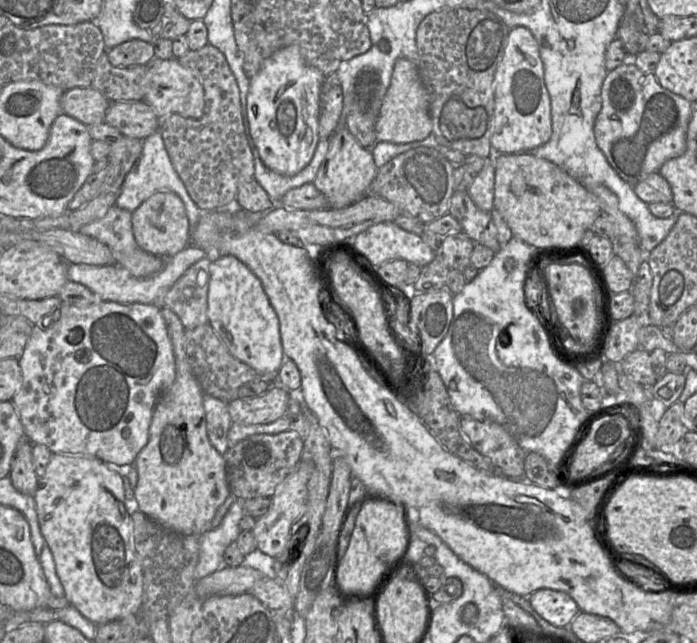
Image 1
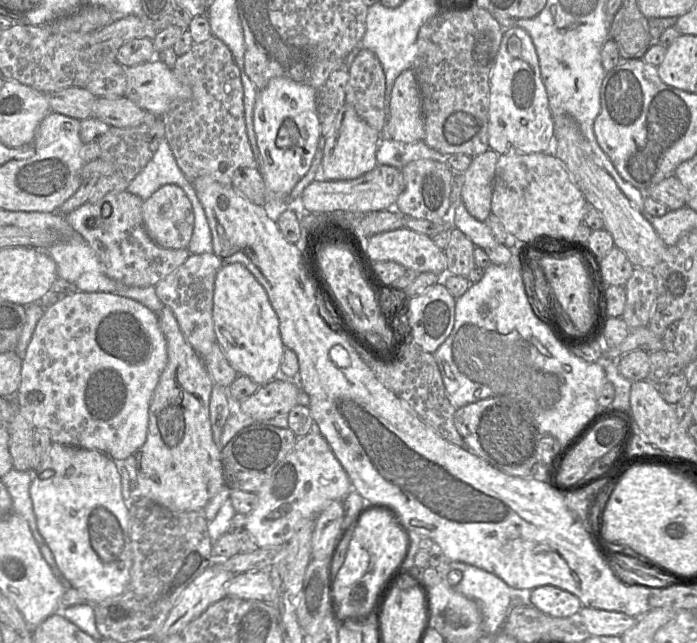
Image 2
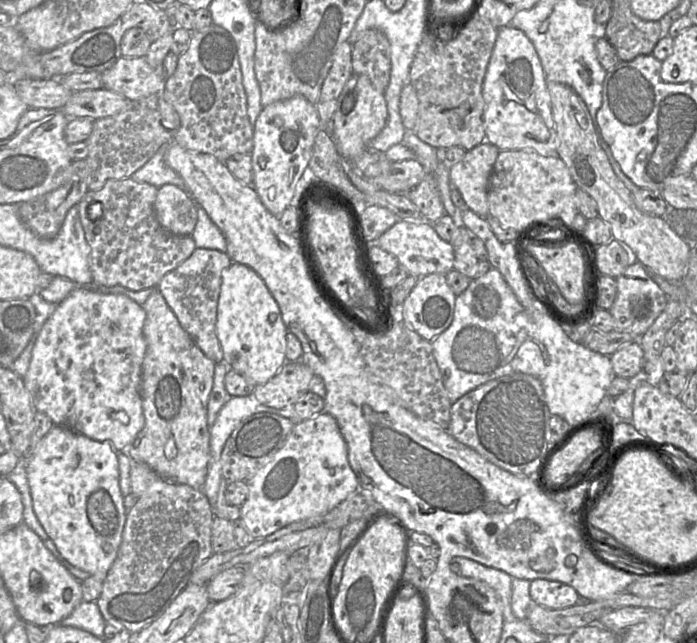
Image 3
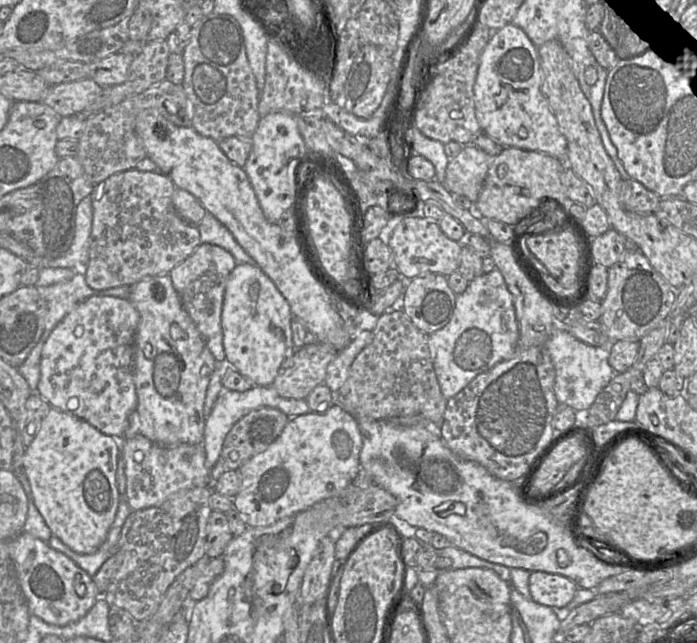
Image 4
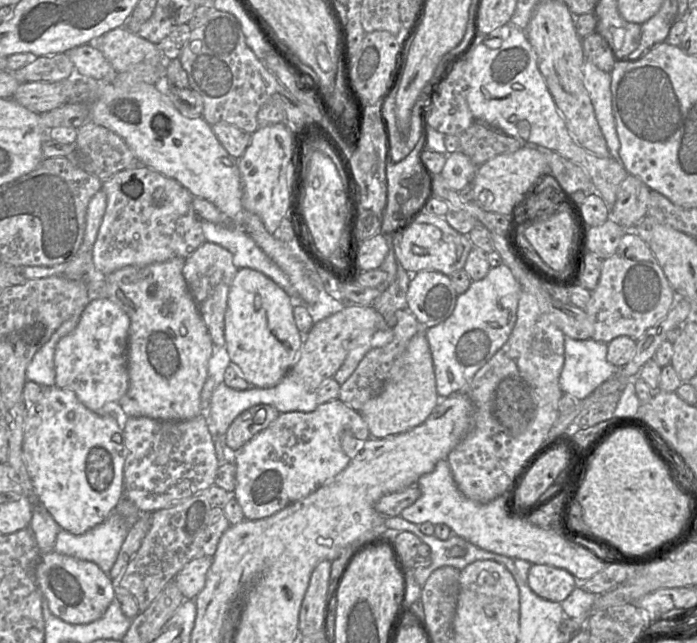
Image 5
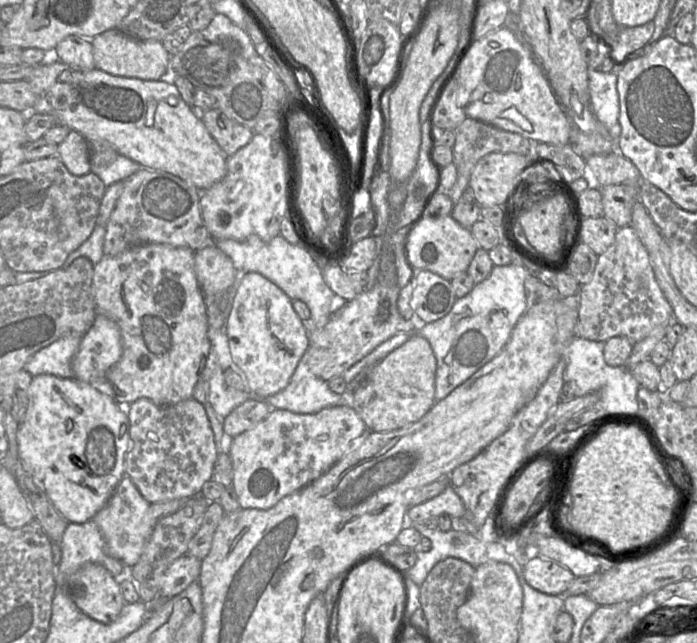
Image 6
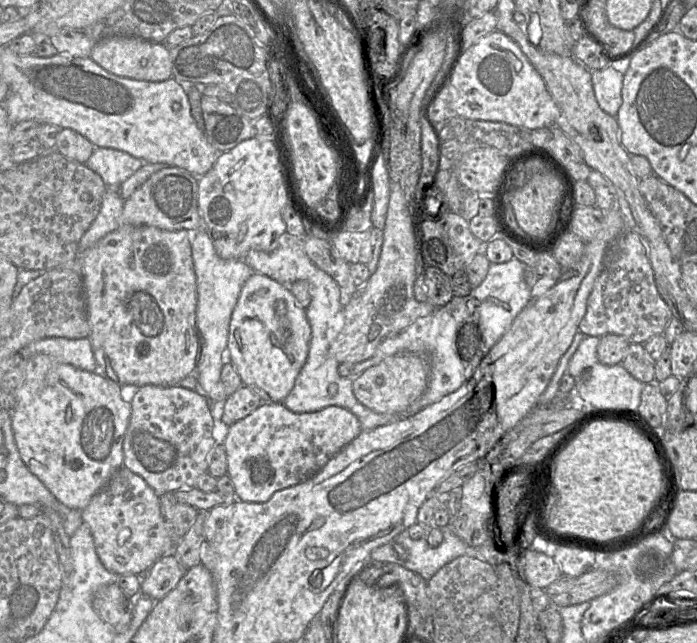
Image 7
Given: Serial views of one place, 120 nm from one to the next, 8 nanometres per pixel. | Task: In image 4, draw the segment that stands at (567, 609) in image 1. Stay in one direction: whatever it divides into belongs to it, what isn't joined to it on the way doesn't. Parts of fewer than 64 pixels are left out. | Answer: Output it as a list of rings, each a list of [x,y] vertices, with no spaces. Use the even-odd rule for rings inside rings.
[[[533,571],[529,578],[529,589],[531,598],[536,603],[565,612],[566,606],[575,596],[578,586],[561,574]]]

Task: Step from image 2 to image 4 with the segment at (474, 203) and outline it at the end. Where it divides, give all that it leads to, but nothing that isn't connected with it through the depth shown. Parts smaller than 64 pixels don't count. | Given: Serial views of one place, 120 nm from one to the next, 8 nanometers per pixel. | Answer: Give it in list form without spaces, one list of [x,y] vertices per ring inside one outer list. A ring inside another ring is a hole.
[[[474,144],[463,145],[461,152],[449,160],[443,185],[452,194],[461,194],[466,196],[472,203],[477,202],[493,158]]]

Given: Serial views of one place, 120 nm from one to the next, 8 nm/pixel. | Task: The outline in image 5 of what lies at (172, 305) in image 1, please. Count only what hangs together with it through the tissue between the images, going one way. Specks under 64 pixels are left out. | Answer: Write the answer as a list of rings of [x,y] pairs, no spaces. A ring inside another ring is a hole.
[[[205,241],[184,261],[182,275],[209,331],[212,342],[217,346],[225,345],[224,317],[229,289],[237,270],[232,254],[212,242]]]

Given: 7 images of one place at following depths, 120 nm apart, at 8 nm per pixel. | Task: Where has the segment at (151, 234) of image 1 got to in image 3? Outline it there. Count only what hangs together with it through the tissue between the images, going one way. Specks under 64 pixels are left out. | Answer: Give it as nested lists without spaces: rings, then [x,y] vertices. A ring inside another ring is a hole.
[[[174,184],[158,187],[154,213],[164,230],[179,236],[191,235],[198,221],[196,202],[187,191]]]

